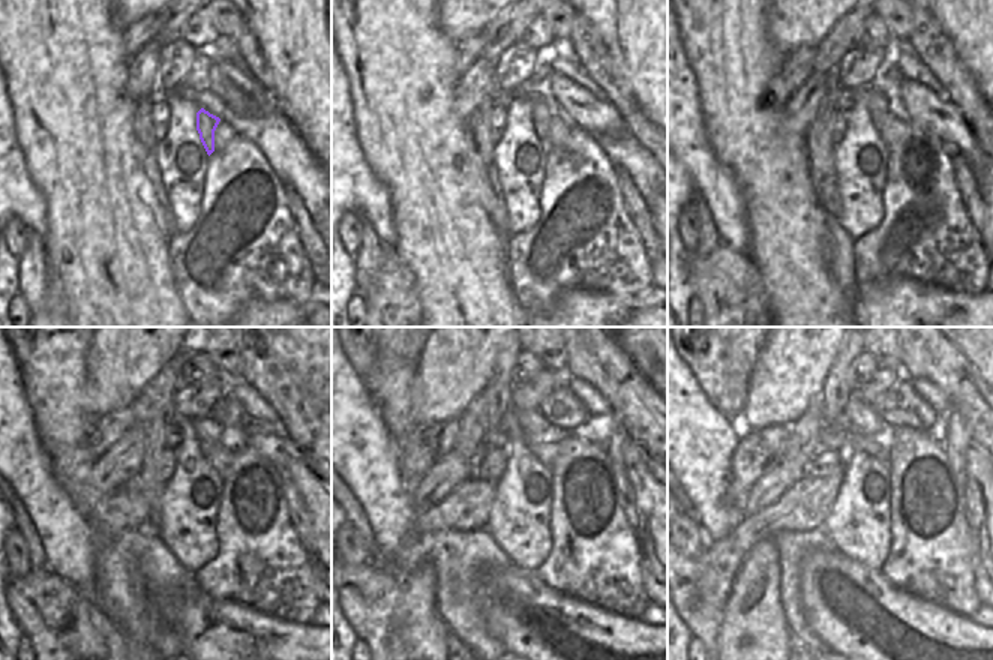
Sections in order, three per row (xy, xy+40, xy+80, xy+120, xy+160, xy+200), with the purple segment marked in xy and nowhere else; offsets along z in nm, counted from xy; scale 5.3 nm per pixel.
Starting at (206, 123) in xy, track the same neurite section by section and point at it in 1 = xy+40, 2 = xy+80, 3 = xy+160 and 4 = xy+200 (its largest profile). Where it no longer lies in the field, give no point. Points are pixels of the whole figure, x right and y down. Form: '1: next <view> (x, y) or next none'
1: next xy+40 (540, 114)
2: next xy+80 (876, 104)
3: next xy+160 (531, 423)
4: next xy+200 (863, 419)

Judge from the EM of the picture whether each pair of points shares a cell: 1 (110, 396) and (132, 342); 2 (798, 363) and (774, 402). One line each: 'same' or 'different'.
1: same
2: same

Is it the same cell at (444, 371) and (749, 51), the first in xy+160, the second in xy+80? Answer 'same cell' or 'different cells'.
different cells

